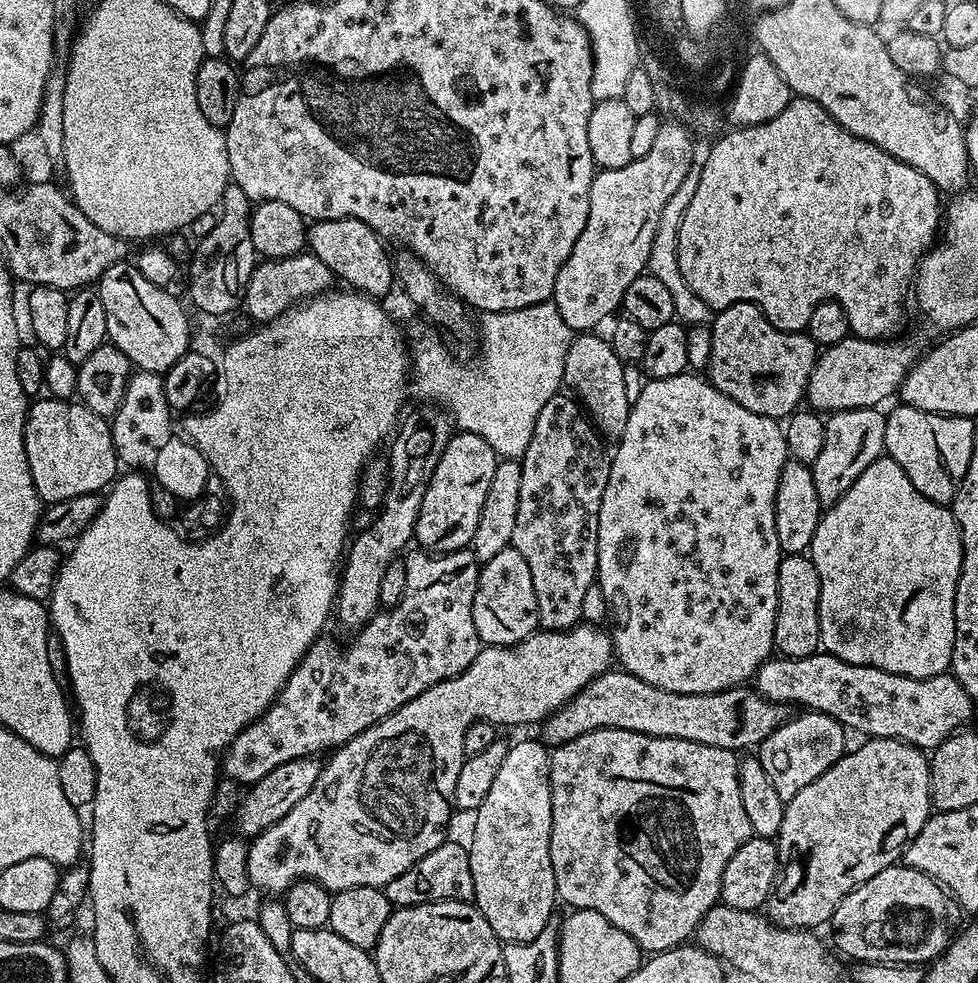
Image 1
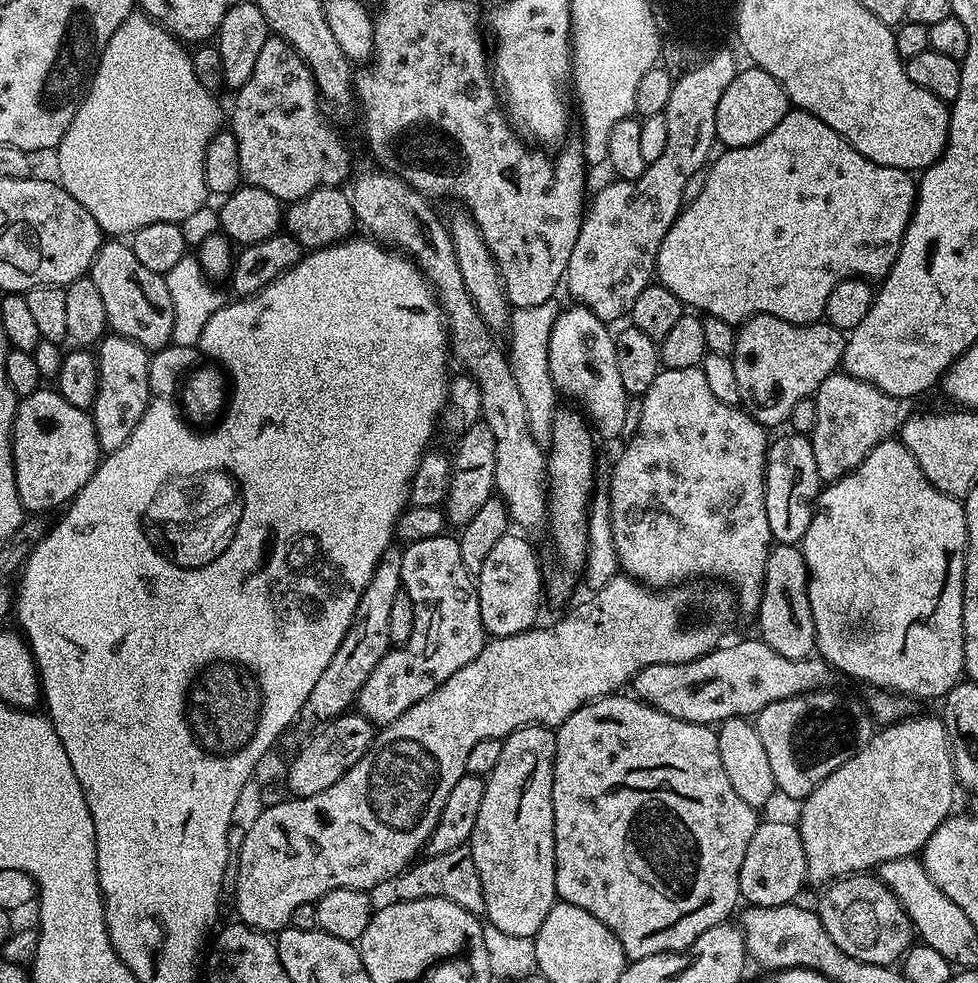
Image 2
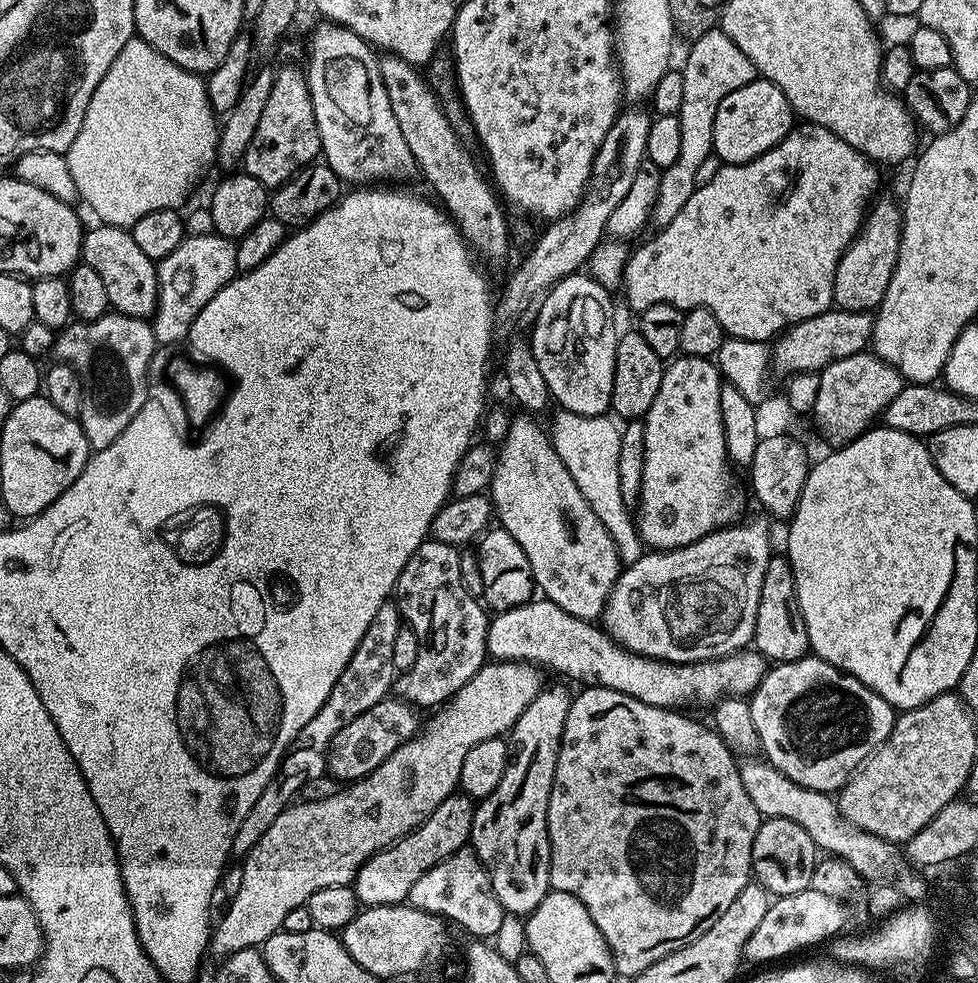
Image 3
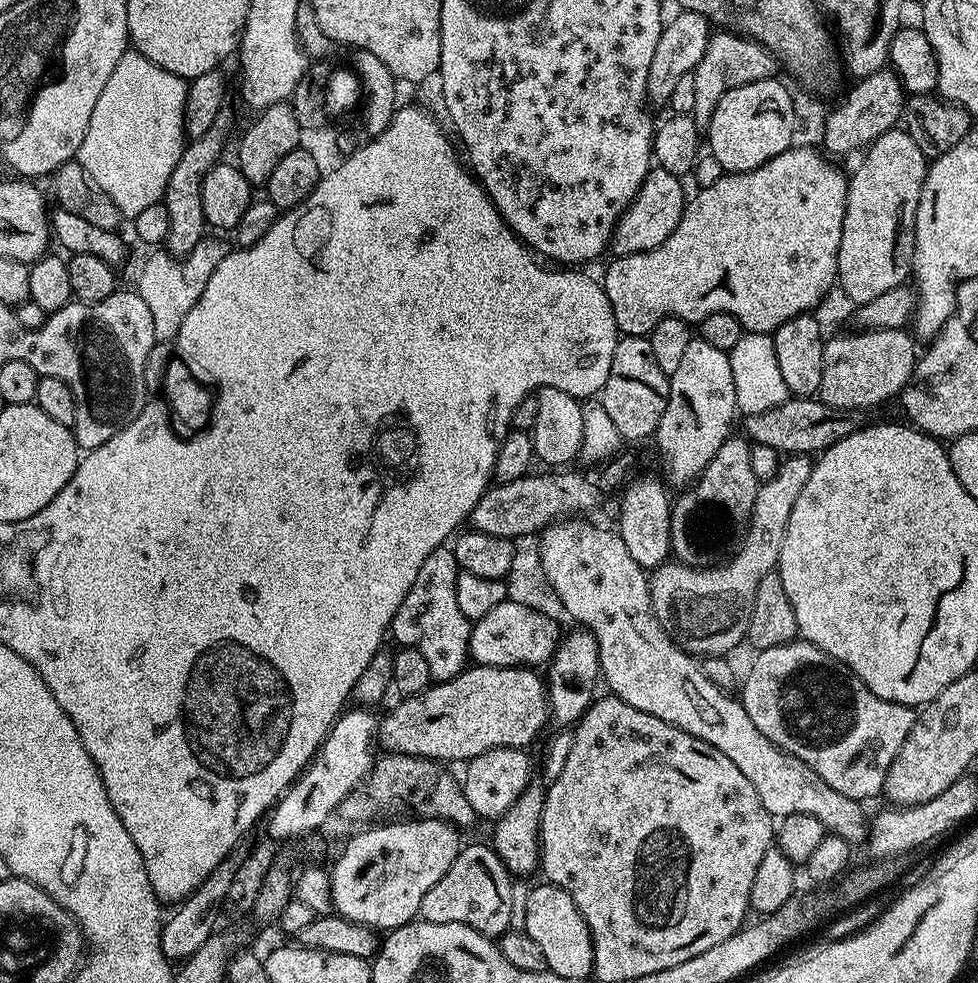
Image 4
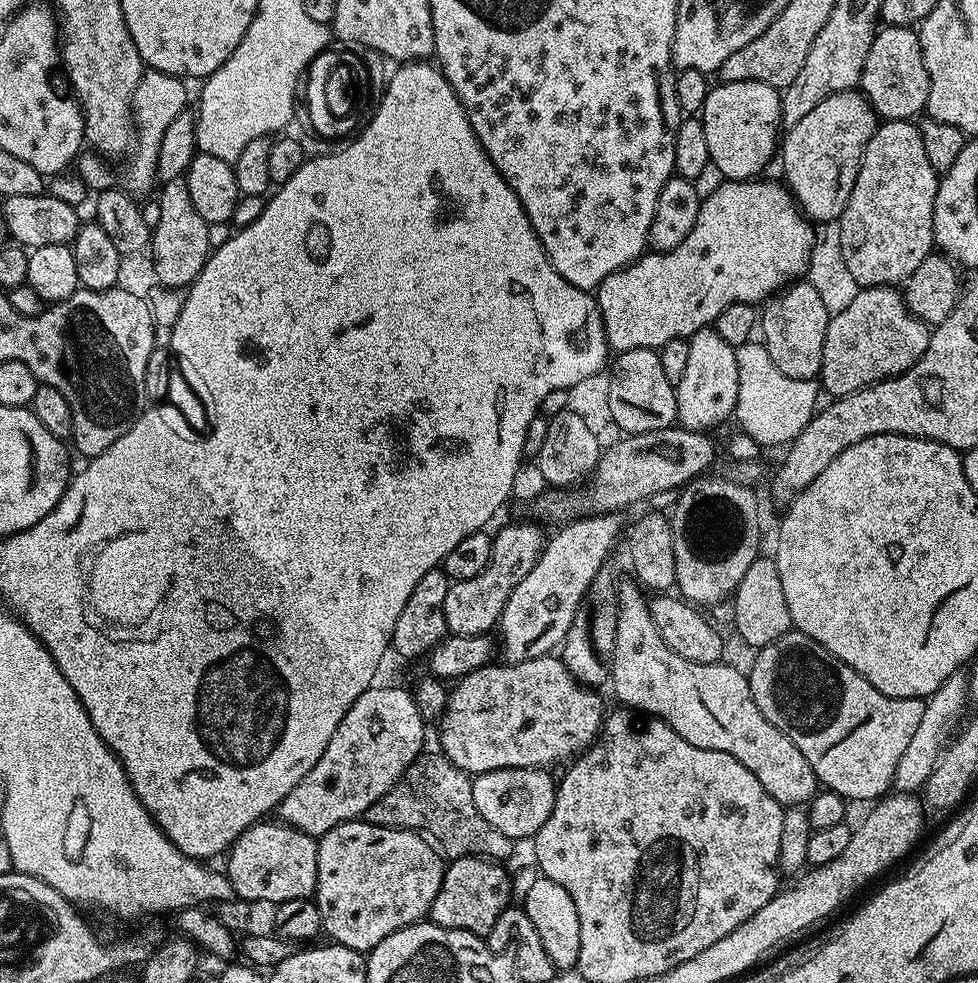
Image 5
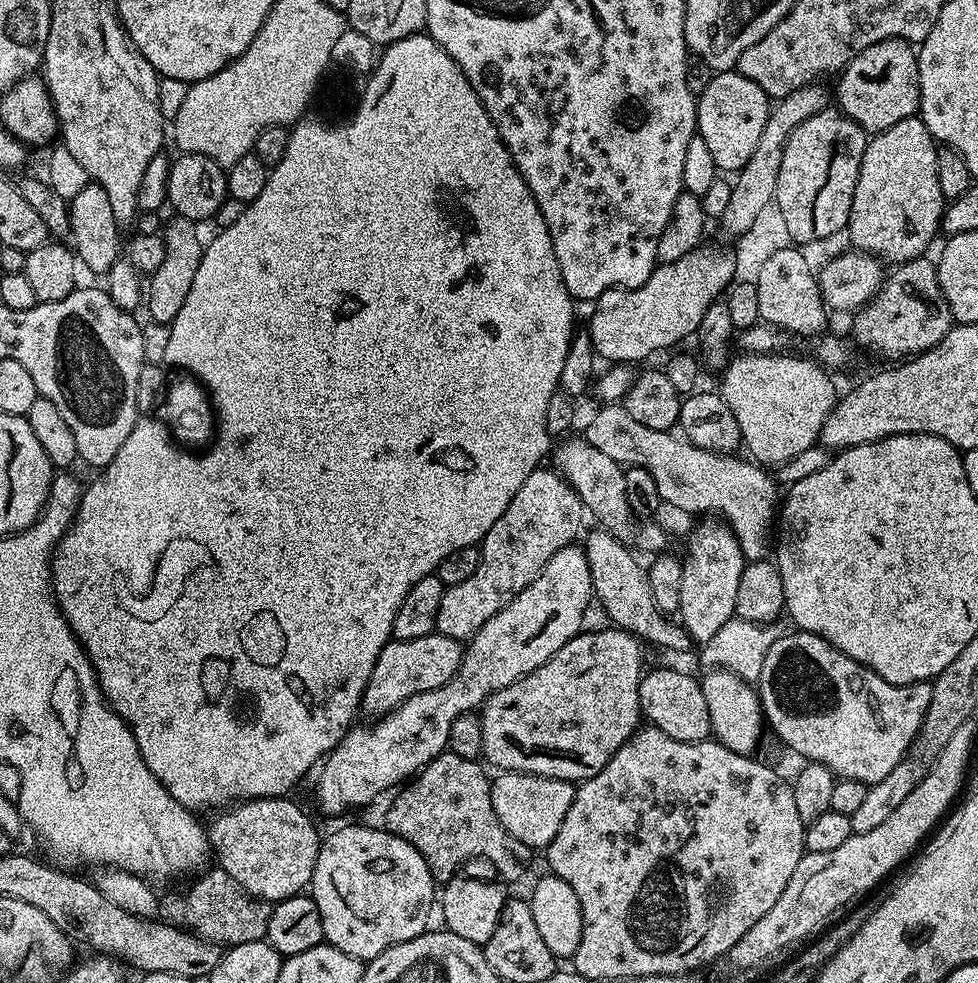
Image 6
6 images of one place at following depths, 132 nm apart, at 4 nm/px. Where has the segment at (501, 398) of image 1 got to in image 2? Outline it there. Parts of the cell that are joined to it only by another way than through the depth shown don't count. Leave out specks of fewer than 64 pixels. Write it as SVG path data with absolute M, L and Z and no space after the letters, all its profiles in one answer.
M552 300L542 302L542 306L526 306L515 309L506 333L506 339L508 339L506 355L508 363L512 366L514 382L518 382L522 402L526 404L528 431L532 433L535 440L541 442L547 442L550 438L552 414L558 407L558 393L548 369L548 347L550 346L552 324L561 311L561 305L556 305L556 302Z

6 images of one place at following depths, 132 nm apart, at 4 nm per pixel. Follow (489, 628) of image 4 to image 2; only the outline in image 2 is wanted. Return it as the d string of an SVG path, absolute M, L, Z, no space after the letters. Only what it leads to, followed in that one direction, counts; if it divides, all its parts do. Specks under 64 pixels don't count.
M759 638L727 644L685 664L646 666L630 681L635 699L679 720L716 726L726 719L755 717L770 702L827 689L834 677L832 665L816 654L806 660L782 658Z

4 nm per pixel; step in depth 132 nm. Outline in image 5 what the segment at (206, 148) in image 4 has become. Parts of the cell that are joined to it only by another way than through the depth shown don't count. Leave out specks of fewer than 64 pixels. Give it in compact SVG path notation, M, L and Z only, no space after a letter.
M187 179L165 180L162 187L164 189L158 193L158 222L150 232L150 255L157 272L157 285L184 290L196 281L202 266L208 261L210 225L202 218L202 214L198 214L198 210L194 210Z

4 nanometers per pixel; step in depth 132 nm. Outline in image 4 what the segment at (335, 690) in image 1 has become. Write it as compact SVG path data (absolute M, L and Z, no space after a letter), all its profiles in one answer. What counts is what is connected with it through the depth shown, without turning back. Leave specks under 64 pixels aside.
M451 547L434 550L434 554L422 562L422 570L418 570L414 586L410 586L406 598L402 598L402 606L398 606L392 619L391 639L393 636L397 645L405 648L416 648L426 658L432 679L436 682L459 676L469 663L468 643L472 624L459 609L456 593L456 580L461 571Z

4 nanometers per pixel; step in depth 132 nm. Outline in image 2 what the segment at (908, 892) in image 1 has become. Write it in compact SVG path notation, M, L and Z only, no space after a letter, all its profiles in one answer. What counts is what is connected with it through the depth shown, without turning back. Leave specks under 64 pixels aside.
M857 874L846 876L842 880L833 880L827 885L828 888L820 896L820 908L818 915L822 926L826 926L826 934L834 938L834 946L850 958L858 958L862 962L871 964L895 965L908 951L914 940L912 919L906 914L906 910L898 902L898 898L872 874Z

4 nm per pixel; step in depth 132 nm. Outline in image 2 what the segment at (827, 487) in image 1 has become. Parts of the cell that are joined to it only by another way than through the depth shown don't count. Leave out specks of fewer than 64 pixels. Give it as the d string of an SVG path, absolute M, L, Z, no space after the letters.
M837 370L818 386L815 397L818 418L814 422L810 439L814 446L814 462L818 462L821 481L831 482L850 474L883 440L893 439L902 423L901 401L878 390L870 382L862 382Z

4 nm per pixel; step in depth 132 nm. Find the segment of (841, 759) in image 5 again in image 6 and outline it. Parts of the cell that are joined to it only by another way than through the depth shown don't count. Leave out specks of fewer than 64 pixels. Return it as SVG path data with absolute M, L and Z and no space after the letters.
M792 630L789 636L784 636L784 634L777 635L774 646L770 646L770 650L766 650L766 662L762 662L762 674L758 681L758 695L760 698L760 709L764 712L767 727L771 731L772 728L776 731L777 738L786 747L793 748L798 755L804 756L800 758L805 761L813 760L819 764L824 764L832 771L833 776L839 779L857 780L871 786L882 782L882 778L886 778L886 774L890 774L890 770L894 770L894 766L898 766L898 762L902 762L909 755L908 747L917 743L920 727L926 718L926 710L930 706L932 685L928 682L923 684L891 684L886 682L886 678L874 674L874 670L854 662L854 658L850 658L846 654L842 654L834 646L830 646L830 642L826 642L809 632Z

